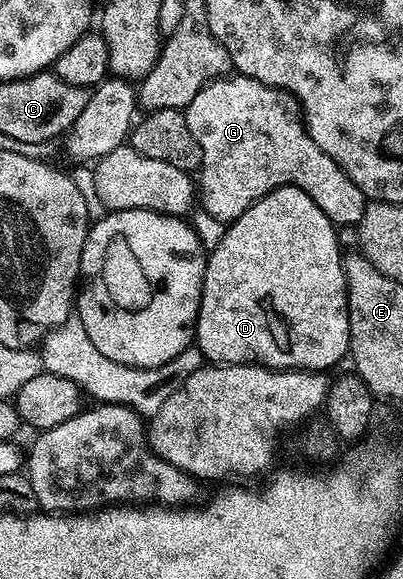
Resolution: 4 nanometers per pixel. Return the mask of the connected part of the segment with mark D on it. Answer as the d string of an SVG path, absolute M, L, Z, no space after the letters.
M282 185L249 207L236 221L226 226L223 238L215 245L215 250L207 253L207 266L203 276L203 290L199 304L199 318L195 324L194 344L203 352L204 358L212 365L265 365L268 369L306 369L308 371L331 371L342 357L348 356L349 343L349 311L347 310L347 279L343 270L344 250L339 244L336 226L295 185Z

